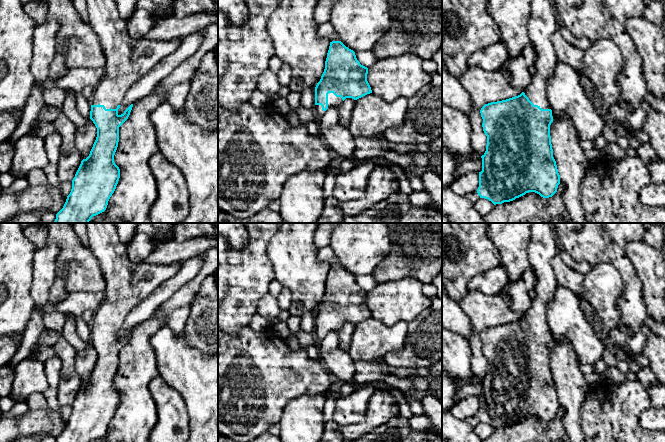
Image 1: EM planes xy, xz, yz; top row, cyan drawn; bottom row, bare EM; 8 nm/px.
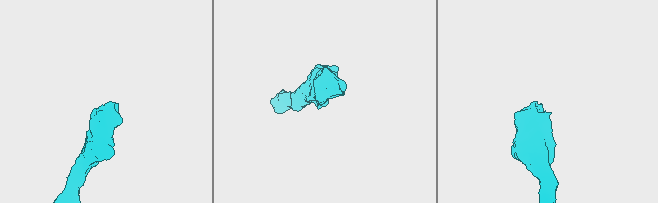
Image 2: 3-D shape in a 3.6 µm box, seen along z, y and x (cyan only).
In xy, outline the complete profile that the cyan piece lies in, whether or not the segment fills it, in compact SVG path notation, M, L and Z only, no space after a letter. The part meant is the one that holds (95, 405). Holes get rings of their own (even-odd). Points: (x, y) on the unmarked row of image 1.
M86 223L86 230L88 247L98 260L106 282L105 298L95 311L90 324L90 343L97 352L97 361L89 380L81 385L72 404L71 416L56 442L92 442L106 434L120 402L120 393L114 386L119 366L119 351L128 343L133 331L131 328L123 338L118 338L125 317L181 267L181 262L161 265L131 262L114 223Z

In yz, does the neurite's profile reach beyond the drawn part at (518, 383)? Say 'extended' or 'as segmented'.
extended

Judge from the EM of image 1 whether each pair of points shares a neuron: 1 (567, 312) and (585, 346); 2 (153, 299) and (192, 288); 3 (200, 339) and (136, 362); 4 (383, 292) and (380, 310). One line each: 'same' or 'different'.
1: same
2: different
3: different
4: same

